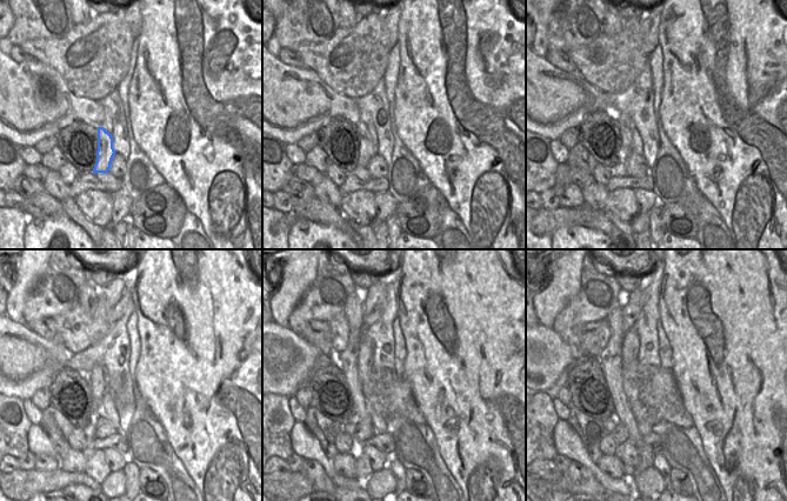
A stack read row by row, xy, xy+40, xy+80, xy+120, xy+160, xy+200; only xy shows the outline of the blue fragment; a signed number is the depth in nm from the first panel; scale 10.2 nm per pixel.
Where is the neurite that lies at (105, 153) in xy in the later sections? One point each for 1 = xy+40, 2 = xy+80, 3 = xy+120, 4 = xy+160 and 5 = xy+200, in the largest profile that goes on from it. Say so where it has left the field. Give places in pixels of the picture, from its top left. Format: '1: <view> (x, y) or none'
1: xy+40 (366, 153)
2: xy+80 (624, 120)
3: xy+120 (99, 374)
4: xy+160 (366, 352)
5: xy+200 (631, 343)

